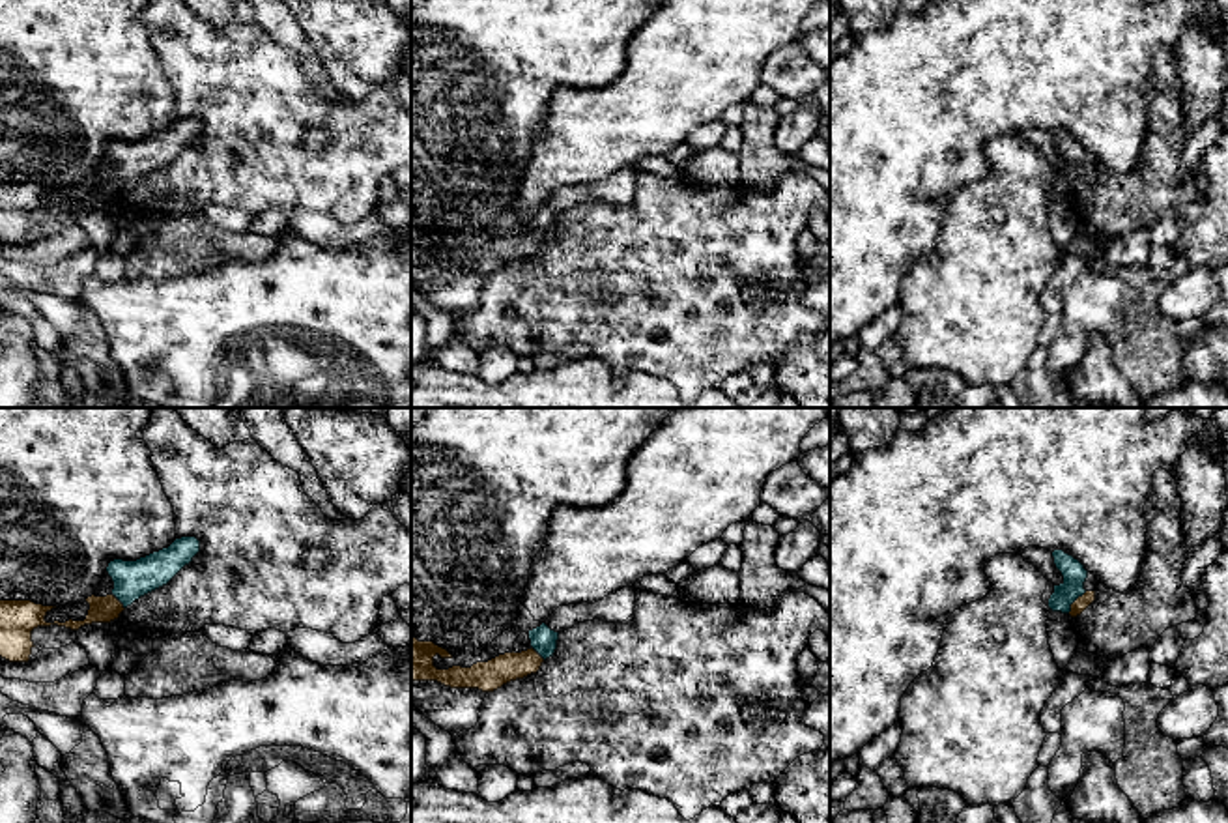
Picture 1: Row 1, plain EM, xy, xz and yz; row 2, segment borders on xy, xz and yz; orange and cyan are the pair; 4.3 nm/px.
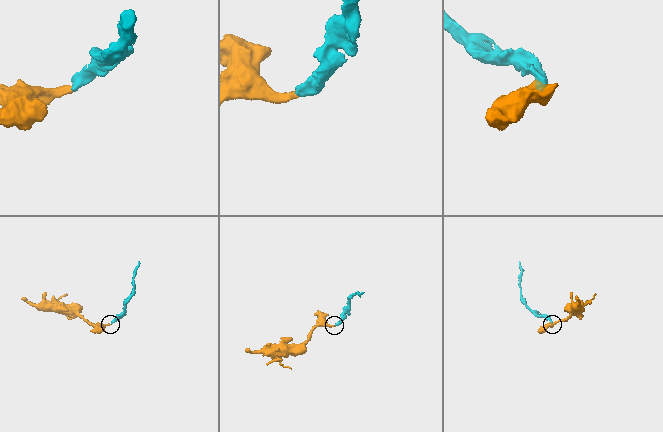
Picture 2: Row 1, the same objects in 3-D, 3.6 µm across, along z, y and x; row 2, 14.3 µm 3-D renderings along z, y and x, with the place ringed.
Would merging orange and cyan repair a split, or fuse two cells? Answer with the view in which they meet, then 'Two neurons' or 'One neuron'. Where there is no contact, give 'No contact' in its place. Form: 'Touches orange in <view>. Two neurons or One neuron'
Touches orange in yz. One neuron

